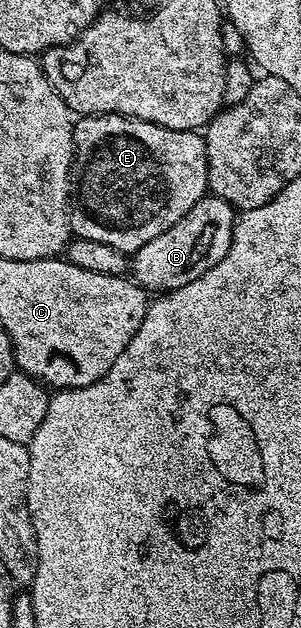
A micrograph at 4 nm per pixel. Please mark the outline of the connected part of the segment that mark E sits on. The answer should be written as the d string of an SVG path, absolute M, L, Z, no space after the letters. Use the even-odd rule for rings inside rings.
M105 112L102 116L81 116L73 130L75 149L75 203L69 214L74 237L107 242L115 250L132 254L163 230L171 230L209 192L209 163L205 137L200 131L180 132L130 116Z

